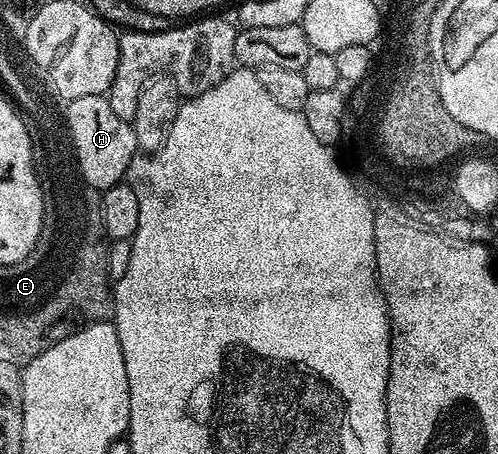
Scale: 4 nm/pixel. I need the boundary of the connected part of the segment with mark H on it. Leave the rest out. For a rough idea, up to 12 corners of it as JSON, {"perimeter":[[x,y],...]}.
{"perimeter":[[107,96],[70,101],[86,183],[121,184],[138,156]]}

